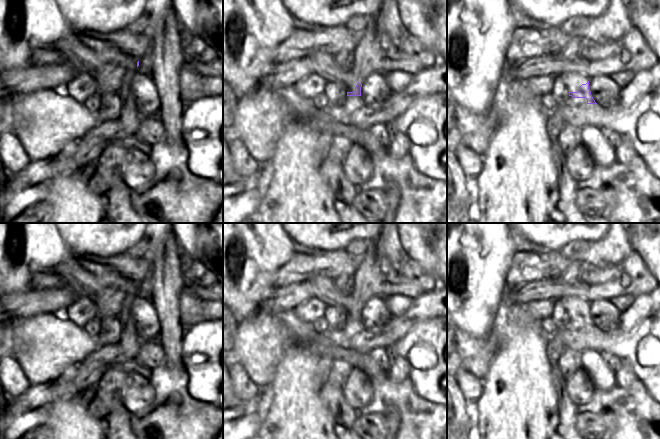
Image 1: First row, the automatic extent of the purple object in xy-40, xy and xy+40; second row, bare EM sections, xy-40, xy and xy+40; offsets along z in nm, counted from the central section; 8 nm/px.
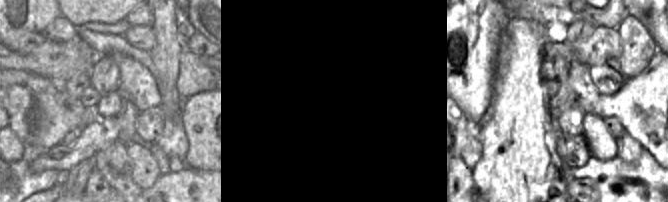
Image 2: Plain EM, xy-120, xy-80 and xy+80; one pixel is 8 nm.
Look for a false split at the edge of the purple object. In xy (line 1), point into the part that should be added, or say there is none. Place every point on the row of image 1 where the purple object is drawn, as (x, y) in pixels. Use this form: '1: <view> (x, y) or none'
1: none

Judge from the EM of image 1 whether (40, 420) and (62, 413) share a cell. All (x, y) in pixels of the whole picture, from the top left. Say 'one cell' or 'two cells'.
two cells

